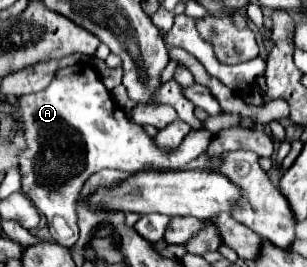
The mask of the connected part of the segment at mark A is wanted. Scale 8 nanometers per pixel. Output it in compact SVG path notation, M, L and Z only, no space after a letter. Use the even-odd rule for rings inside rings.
M87 62L57 70L45 90L21 96L19 110L29 146L19 154L21 190L47 216L51 238L67 248L79 238L77 198L91 174L103 168L117 168L123 172L141 172L147 168L179 170L203 154L211 140L211 132L191 130L175 150L161 150L143 126L131 122L113 102L97 68Z

